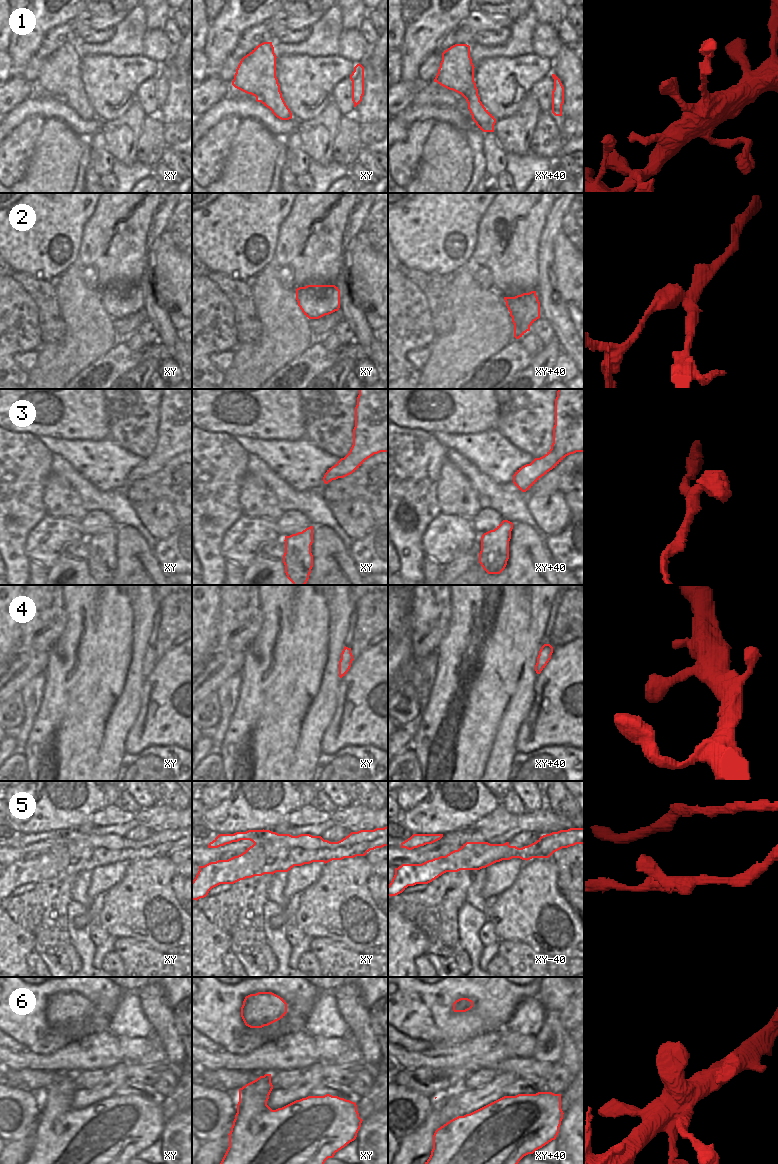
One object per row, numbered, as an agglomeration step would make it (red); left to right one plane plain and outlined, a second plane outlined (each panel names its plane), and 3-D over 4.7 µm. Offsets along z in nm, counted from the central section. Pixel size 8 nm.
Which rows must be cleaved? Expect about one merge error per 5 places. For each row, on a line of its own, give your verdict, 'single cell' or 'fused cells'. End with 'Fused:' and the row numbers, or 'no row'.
1: single cell
2: fused cells
3: single cell
4: single cell
5: single cell
6: single cell
Fused: 2

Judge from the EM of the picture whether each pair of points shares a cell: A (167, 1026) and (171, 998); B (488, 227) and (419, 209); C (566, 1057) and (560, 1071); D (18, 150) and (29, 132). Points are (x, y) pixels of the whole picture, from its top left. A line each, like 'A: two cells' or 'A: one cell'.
A: two cells
B: two cells
C: two cells
D: one cell

